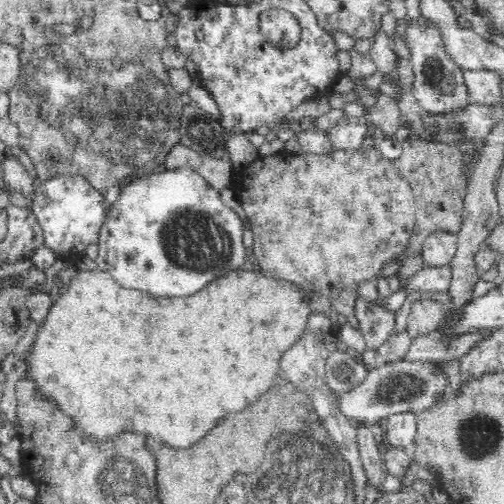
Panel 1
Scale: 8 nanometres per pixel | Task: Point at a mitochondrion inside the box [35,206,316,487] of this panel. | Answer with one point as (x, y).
(194, 242)

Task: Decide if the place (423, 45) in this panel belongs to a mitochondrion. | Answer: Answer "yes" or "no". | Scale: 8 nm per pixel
yes

